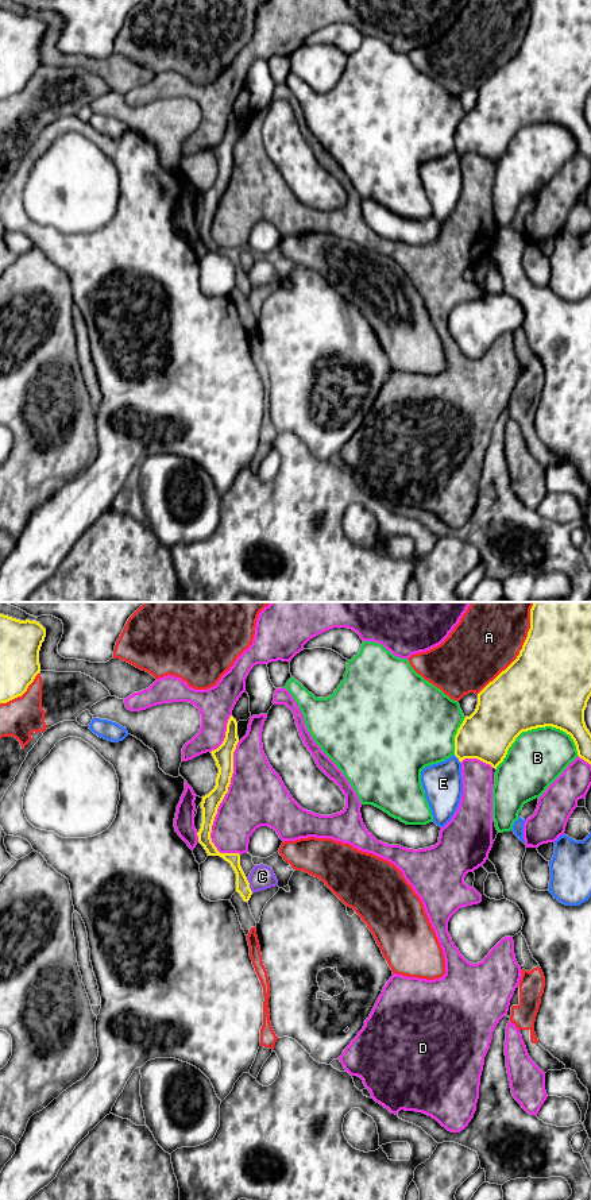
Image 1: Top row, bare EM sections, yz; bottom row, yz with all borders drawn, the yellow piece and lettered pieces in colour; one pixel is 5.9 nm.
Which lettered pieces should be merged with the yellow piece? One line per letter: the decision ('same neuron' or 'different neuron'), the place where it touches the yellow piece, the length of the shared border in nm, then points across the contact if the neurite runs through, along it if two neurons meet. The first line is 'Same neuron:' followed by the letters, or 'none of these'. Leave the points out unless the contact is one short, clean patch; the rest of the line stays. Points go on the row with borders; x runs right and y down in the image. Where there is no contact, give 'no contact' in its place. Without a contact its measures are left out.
Same neuron: none of these
A: different neuron; meets yellow in yz at (521, 649); contact 650 nm long
B: different neuron; meets yellow in yz at (535, 728); contact 500 nm long
C: different neuron; meets yellow in yz at (248, 886); contact 100 nm long; border along yz (246, 878), (252, 892)
D: different neuron; meets yellow in yz at (223, 798); contact 700 nm long
E: different neuron; meets yellow in yz at (458, 757); contact 70 nm long

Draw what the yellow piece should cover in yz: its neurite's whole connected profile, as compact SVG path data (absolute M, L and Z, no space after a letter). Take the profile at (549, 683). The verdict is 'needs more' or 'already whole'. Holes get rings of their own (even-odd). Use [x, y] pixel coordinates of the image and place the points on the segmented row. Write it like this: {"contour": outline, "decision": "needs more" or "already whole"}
{"contour": "M534 602L530 609L530 629L519 655L478 694L475 711L464 718L455 736L455 756L460 763L464 759L478 759L497 769L522 732L552 726L569 734L578 756L591 764L591 733L584 722L590 697L591 602Z", "decision": "already whole"}

